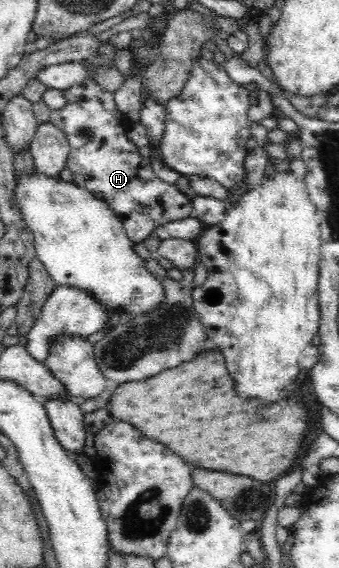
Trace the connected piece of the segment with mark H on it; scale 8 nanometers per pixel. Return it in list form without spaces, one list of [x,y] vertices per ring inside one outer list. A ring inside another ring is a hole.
[[[89,80],[83,86],[73,86],[69,89],[63,90],[63,95],[65,95],[65,99],[67,99],[67,104],[63,109],[59,109],[59,111],[52,111],[51,119],[49,122],[53,124],[55,127],[58,127],[65,135],[66,139],[69,142],[69,153],[68,153],[68,168],[73,172],[73,181],[81,187],[84,187],[87,191],[90,191],[98,200],[103,200],[107,202],[107,205],[115,215],[120,219],[121,224],[123,224],[125,233],[128,235],[128,238],[133,241],[133,243],[141,243],[145,241],[145,239],[149,239],[149,237],[153,236],[154,231],[165,225],[169,222],[176,222],[177,220],[185,219],[192,216],[192,198],[187,196],[185,192],[180,191],[173,184],[169,184],[163,180],[160,180],[155,176],[153,170],[151,170],[151,166],[146,162],[145,151],[137,147],[126,135],[127,135],[127,123],[126,117],[119,111],[117,108],[117,104],[115,104],[115,100],[113,99],[113,94],[111,92],[105,91],[95,80]],[[83,131],[91,131],[90,136],[83,136]]]

